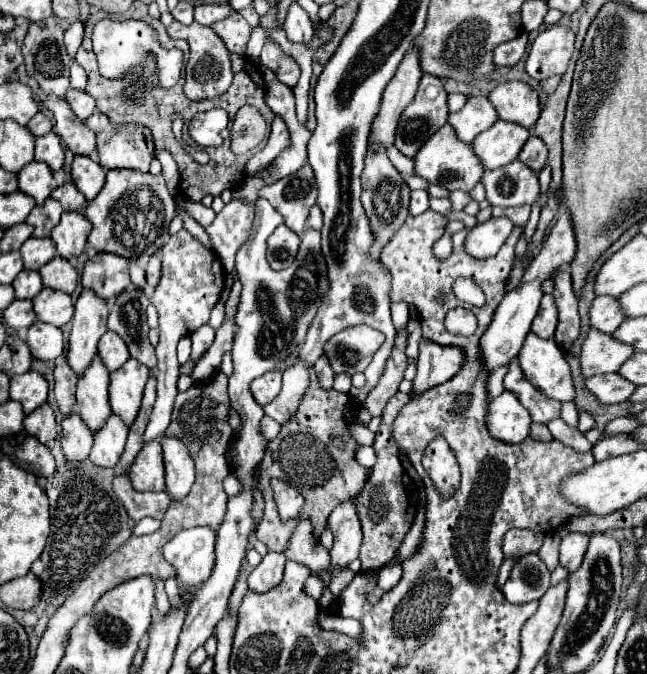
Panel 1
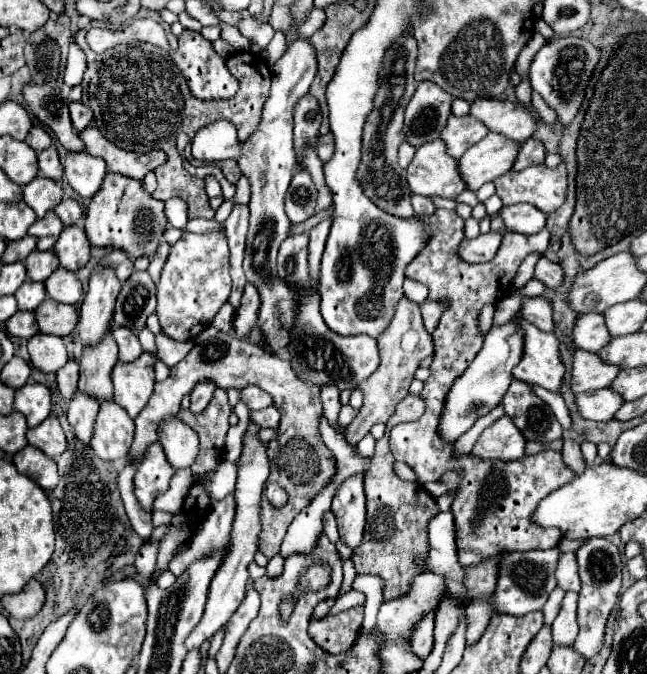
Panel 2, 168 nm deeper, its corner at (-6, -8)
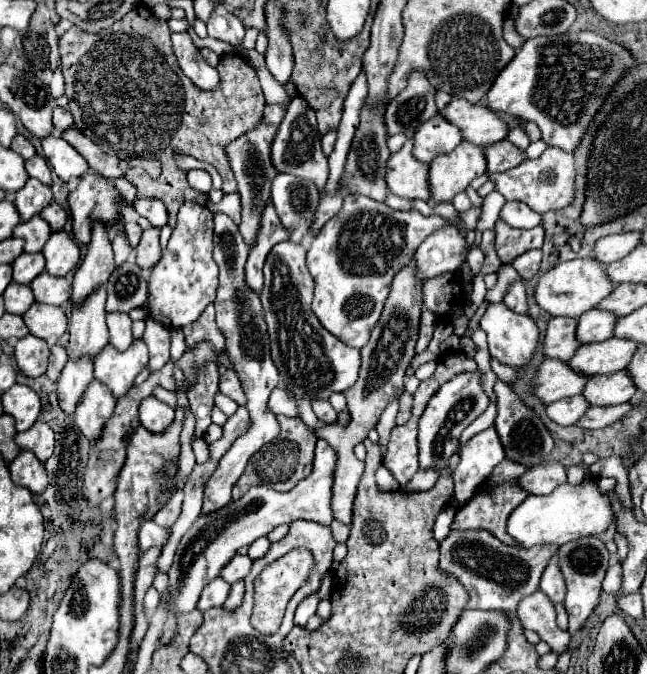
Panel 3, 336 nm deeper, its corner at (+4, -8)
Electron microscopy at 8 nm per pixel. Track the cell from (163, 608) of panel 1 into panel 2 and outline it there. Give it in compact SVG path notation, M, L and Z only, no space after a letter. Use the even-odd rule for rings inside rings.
M161 525L153 531L149 543L145 543L135 559L135 569L145 577L145 587L151 583L151 573L157 569L157 551L159 551L159 541L163 539L163 533L167 533L169 525Z

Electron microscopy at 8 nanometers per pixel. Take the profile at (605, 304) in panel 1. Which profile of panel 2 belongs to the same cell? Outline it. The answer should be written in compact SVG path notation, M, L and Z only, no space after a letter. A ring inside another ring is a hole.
M585 313L585 315L579 315L577 323L573 325L571 339L577 349L597 353L603 345L607 345L611 341L611 335L607 333L603 315Z

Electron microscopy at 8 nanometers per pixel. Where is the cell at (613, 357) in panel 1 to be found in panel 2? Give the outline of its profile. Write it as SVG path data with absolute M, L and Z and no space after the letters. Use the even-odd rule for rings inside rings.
M575 351L573 353L573 369L571 369L571 391L583 393L583 391L597 391L611 385L611 381L617 377L619 369L615 365L605 365L597 353L589 351Z

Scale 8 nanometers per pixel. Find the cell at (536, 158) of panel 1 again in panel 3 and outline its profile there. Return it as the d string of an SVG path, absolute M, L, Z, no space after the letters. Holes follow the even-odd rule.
M499 141L487 147L487 171L507 171L513 169L513 165L519 165L525 161L525 151L515 147L511 141Z

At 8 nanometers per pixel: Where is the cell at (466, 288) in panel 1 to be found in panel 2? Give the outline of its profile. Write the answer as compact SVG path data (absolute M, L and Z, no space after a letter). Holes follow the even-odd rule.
M492 304L485 305L479 315L480 332L486 335L492 327L495 307Z

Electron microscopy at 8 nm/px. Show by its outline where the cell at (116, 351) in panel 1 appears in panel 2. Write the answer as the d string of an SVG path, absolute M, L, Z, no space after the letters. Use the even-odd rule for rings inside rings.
M113 327L113 337L119 345L119 359L129 363L129 361L135 361L143 349L141 349L141 343L137 339L137 333L131 333L131 329L123 329L123 327Z

